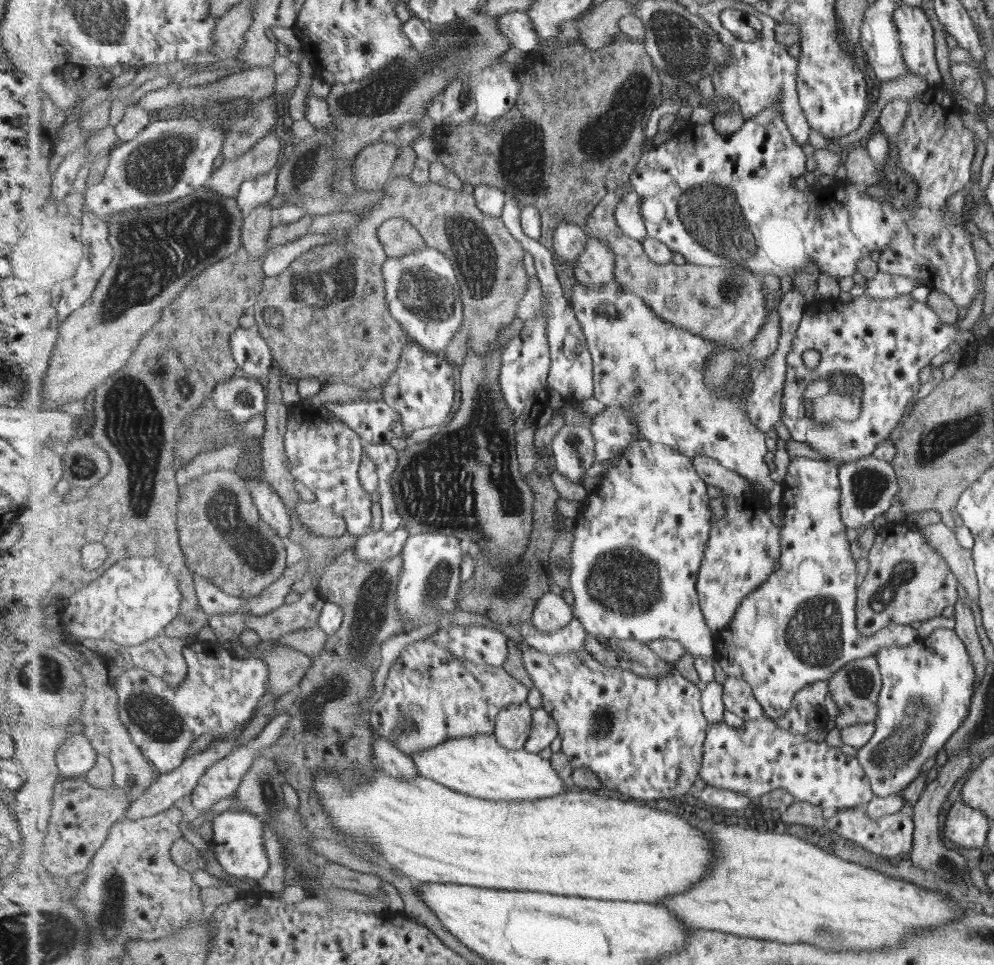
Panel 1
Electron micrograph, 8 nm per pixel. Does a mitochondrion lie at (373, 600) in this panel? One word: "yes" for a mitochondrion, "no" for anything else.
yes

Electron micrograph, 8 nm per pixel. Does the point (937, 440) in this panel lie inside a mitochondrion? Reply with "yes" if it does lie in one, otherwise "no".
yes

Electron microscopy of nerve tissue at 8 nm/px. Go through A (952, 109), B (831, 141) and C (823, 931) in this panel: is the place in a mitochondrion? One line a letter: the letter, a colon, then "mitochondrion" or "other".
A: other
B: other
C: mitochondrion

